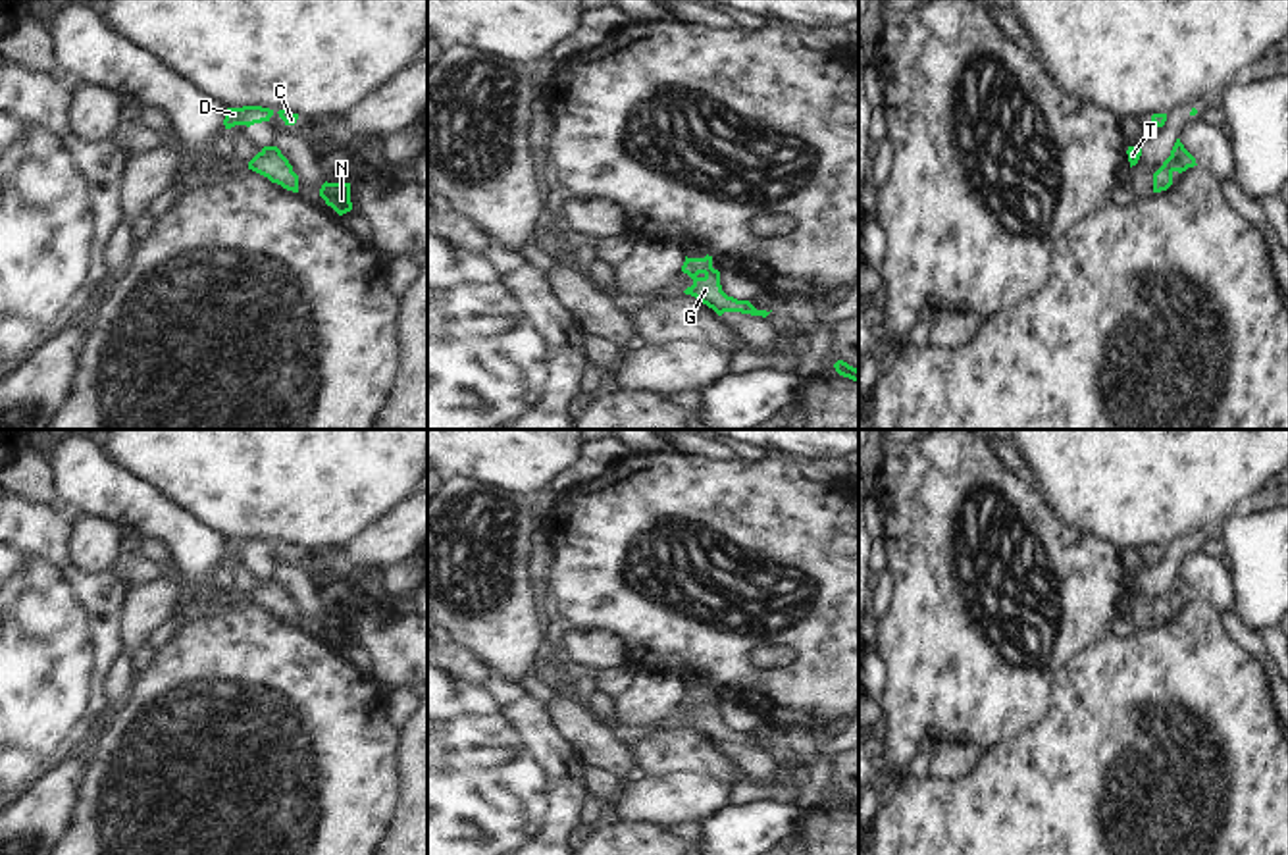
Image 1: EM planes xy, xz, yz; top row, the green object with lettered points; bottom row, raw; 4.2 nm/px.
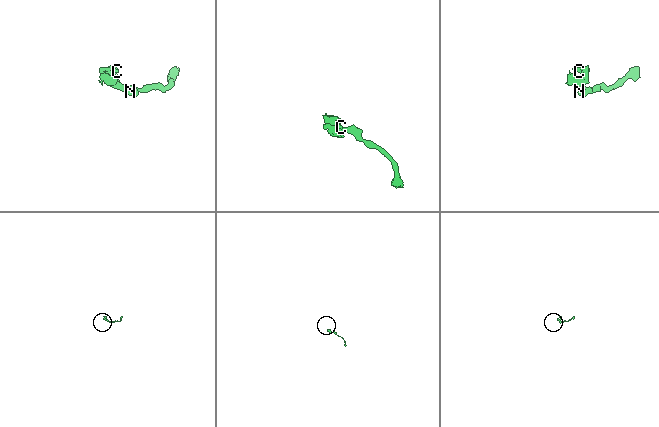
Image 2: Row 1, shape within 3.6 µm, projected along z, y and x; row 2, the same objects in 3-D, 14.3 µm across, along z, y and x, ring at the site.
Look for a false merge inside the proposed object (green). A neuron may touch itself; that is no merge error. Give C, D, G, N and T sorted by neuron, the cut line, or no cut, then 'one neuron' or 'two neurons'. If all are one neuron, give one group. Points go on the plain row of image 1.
C D G N T | no cut | one neuron

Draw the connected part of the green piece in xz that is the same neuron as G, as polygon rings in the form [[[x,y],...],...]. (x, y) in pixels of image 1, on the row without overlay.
[[[708,686],[705,689],[685,687],[682,703],[693,711],[693,716],[683,724],[701,732],[718,747],[722,747],[724,743],[741,743],[766,749],[770,745],[766,741],[757,741],[749,732],[728,728],[720,716],[720,703],[712,699],[712,687]]]

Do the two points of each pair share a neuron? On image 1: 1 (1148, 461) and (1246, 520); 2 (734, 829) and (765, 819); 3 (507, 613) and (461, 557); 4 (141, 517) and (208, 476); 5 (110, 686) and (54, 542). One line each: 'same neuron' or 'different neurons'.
1: different neurons
2: same neuron
3: same neuron
4: different neurons
5: different neurons

